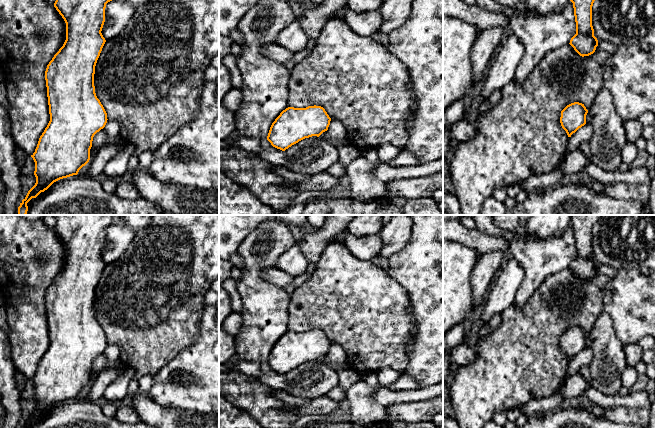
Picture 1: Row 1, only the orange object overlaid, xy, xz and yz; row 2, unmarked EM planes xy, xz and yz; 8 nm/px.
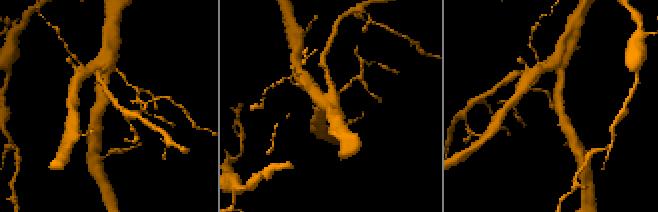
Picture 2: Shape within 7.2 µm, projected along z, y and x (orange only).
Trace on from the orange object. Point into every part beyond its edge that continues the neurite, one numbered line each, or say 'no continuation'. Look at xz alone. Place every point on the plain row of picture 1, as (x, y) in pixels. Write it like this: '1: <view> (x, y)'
no continuation

